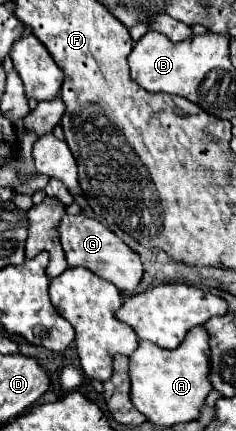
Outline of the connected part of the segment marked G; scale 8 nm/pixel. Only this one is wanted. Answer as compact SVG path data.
M65 215L59 225L57 233L63 245L63 251L67 255L69 267L85 267L93 273L99 273L99 277L115 283L121 291L133 291L143 275L143 265L139 255L129 249L113 231L109 231L103 223L97 219L91 219L87 215Z

